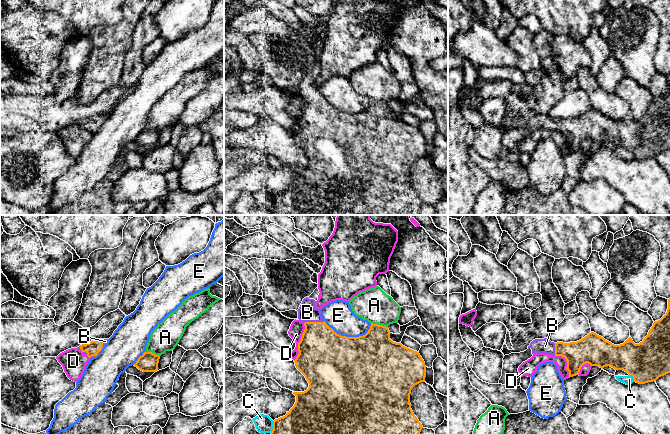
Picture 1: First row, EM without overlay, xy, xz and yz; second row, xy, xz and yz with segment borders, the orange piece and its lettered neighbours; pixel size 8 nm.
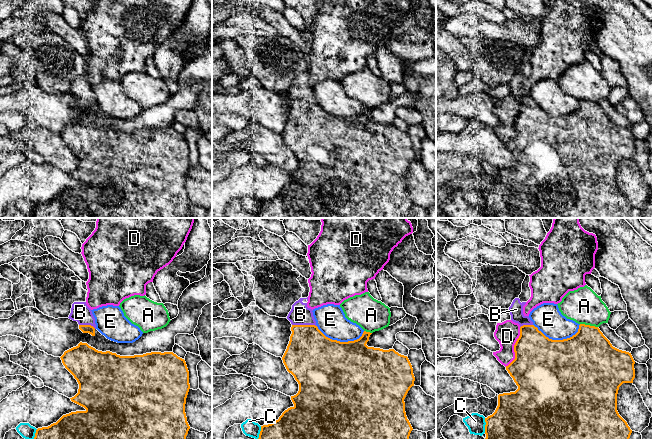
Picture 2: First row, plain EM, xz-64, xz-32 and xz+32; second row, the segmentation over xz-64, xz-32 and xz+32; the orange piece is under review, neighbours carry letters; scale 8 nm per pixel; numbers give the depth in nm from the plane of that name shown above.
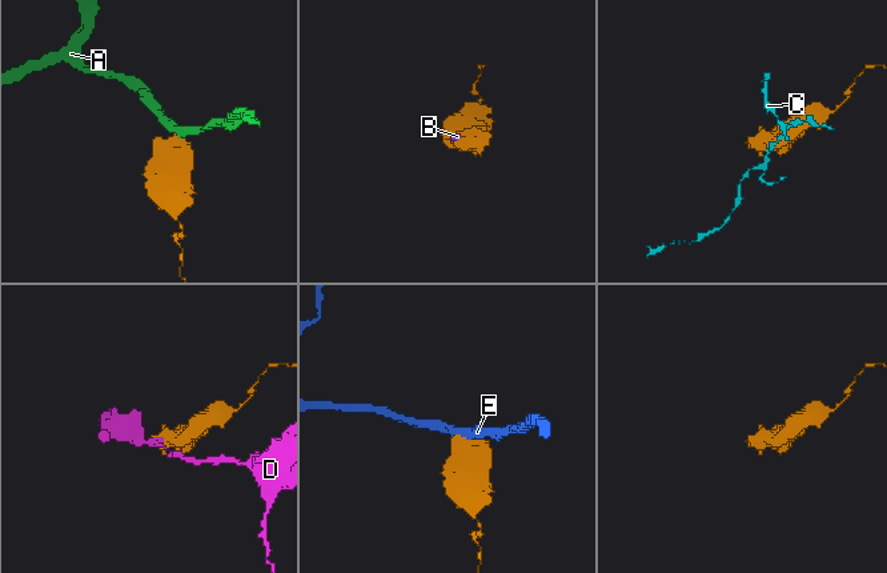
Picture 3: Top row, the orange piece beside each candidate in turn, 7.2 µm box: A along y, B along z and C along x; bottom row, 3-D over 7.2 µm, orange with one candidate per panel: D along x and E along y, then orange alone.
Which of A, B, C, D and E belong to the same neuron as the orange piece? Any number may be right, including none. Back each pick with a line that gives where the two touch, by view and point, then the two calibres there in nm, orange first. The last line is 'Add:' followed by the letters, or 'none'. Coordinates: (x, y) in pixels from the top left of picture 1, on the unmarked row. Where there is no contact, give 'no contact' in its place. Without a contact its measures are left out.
B: meets orange in xz at (314, 98); 380 nm thick on the orange side, 150 nm on the other
Add: B

